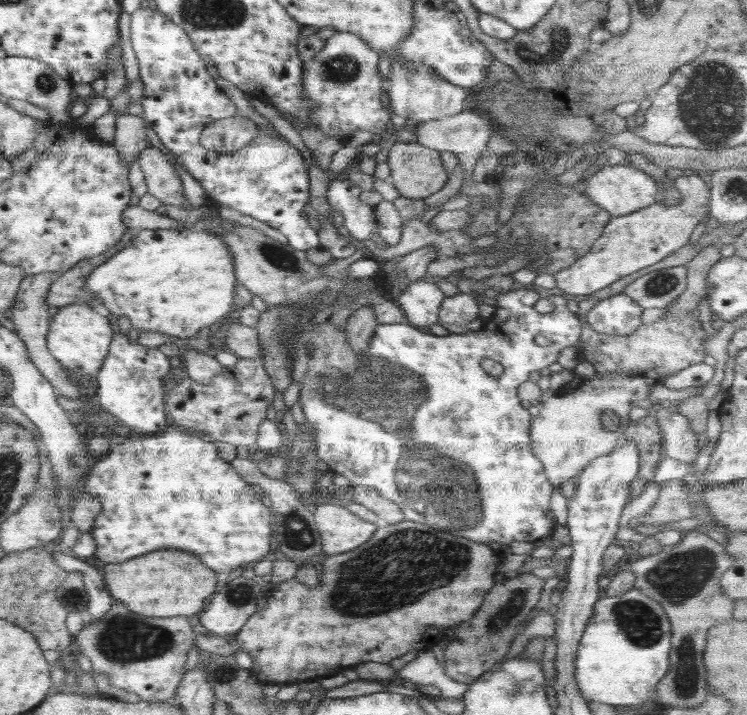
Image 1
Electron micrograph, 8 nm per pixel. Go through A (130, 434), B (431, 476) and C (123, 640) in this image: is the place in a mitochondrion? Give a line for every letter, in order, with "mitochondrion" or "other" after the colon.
A: other
B: mitochondrion
C: mitochondrion

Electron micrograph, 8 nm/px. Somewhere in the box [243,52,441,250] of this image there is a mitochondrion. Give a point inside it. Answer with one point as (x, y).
(340, 70)

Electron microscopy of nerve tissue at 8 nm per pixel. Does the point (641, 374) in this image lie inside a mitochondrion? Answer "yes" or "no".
no

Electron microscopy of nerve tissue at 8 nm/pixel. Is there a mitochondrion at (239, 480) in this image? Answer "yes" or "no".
no

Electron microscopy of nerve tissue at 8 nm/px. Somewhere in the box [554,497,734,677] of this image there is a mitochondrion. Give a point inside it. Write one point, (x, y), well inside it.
(699, 558)

